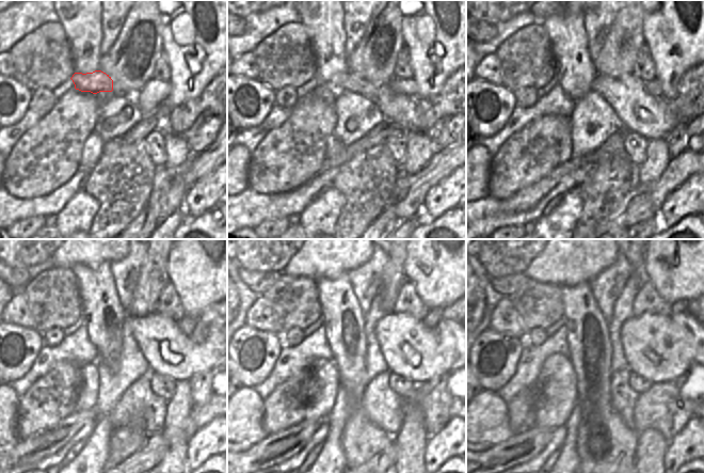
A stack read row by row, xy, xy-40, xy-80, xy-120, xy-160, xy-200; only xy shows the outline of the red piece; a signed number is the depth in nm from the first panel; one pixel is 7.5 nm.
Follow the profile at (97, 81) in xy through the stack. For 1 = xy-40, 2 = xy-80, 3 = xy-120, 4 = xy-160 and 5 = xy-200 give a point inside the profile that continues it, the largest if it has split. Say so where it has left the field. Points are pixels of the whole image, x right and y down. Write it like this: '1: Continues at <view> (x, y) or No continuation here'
1: Continues at xy-40 (404, 112)
2: Continues at xy-80 (640, 112)
3: Continues at xy-120 (169, 351)
4: Continues at xy-160 (412, 349)
5: Continues at xy-200 (660, 348).

